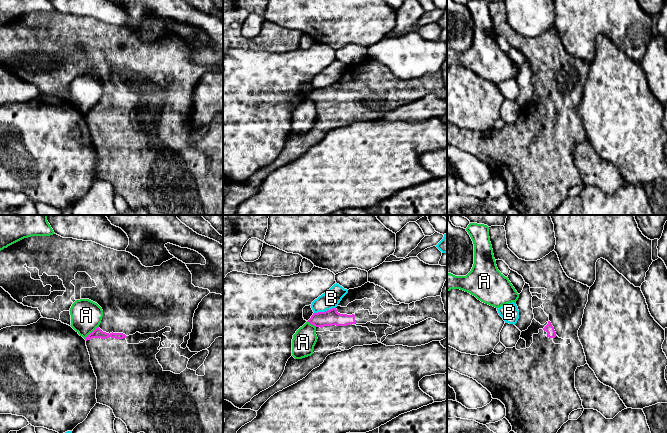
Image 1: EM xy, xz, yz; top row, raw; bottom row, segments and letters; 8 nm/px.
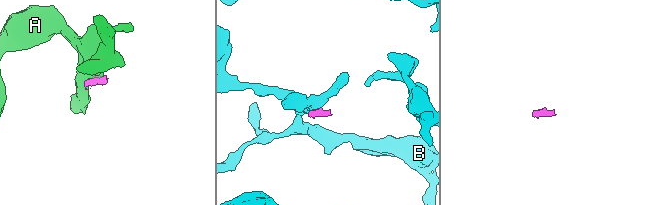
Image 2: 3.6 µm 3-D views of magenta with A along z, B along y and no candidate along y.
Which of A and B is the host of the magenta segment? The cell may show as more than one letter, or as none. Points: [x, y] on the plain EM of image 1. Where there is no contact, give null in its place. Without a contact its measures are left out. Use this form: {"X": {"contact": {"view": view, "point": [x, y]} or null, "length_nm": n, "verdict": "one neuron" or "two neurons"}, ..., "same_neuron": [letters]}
{"A": {"contact": {"view": "xy", "point": [92, 108]}, "length_nm": 160, "verdict": "two neurons"}, "B": {"contact": {"view": "xz", "point": [325, 87]}, "length_nm": 190, "verdict": "two neurons"}, "same_neuron": []}

